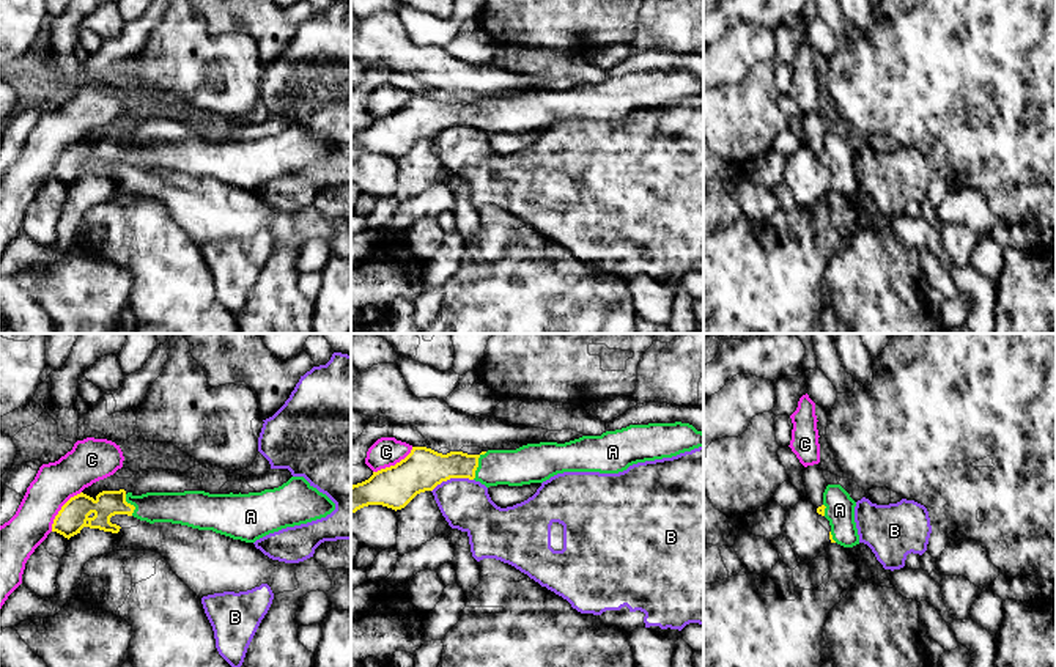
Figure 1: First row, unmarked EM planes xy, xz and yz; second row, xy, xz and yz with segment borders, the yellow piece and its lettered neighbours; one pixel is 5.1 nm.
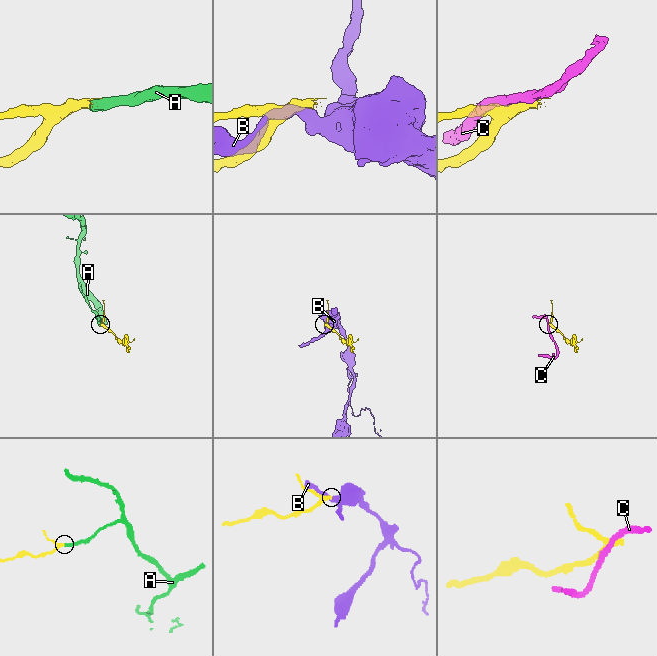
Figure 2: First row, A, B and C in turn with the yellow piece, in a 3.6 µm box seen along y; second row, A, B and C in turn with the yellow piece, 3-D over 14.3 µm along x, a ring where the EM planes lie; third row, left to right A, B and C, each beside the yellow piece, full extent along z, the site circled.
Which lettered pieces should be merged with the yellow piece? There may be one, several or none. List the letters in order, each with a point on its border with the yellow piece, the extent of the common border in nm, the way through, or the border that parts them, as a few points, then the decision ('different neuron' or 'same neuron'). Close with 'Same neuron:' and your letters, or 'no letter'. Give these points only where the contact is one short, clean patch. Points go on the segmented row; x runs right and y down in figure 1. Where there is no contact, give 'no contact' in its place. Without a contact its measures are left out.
A: meets yellow in xz at (477, 464); contact 160 nm long; runs through xz (428, 468), (477, 464), (526, 464); same neuron
B: meets yellow in xz at (452, 477); contact 220 nm long; border along xz (472, 479), (447, 479), (432, 491); different neuron
C: meets yellow in xy at (60, 510); contact 260 nm long; border along xy (81, 491), (62, 507), (51, 530); different neuron
Same neuron: A

